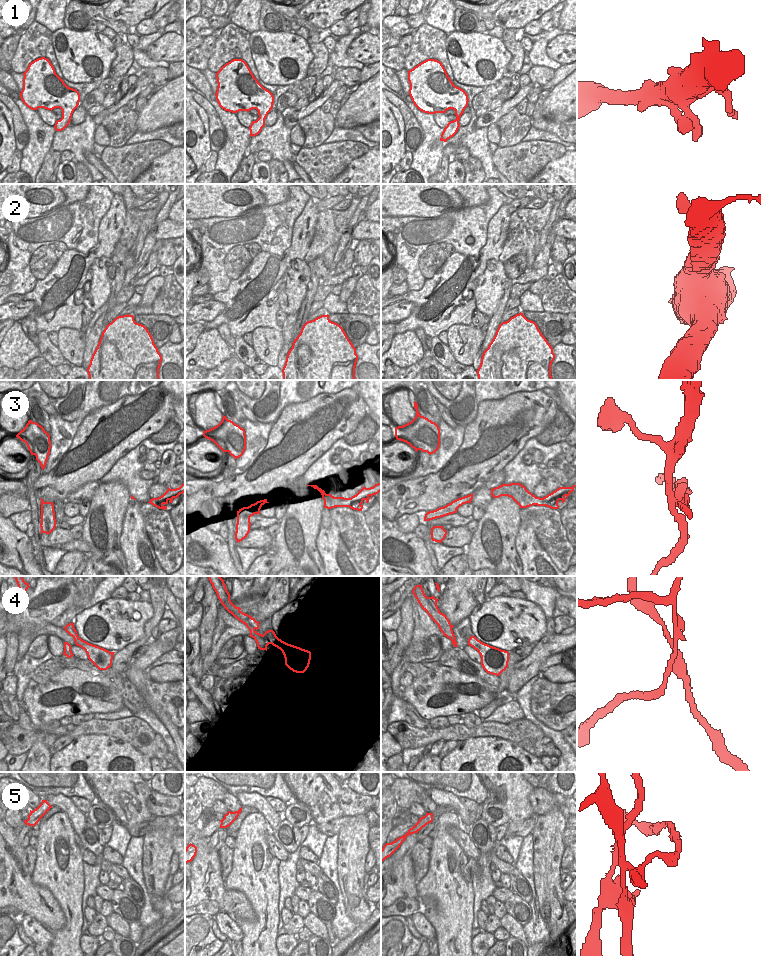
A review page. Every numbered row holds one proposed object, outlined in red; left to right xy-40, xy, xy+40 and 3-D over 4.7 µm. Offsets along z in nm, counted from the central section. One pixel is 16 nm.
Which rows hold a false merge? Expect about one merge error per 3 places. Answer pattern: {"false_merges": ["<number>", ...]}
{"false_merges": ["3", "4", "5"]}

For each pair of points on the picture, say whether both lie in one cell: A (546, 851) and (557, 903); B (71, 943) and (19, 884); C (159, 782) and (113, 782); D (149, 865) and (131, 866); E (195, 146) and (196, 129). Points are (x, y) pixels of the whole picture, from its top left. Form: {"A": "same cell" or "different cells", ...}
{"A": "same cell", "B": "different cells", "C": "different cells", "D": "different cells", "E": "same cell"}

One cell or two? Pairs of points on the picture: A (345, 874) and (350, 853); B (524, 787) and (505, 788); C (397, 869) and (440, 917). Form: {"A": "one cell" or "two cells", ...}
{"A": "one cell", "B": "one cell", "C": "two cells"}

